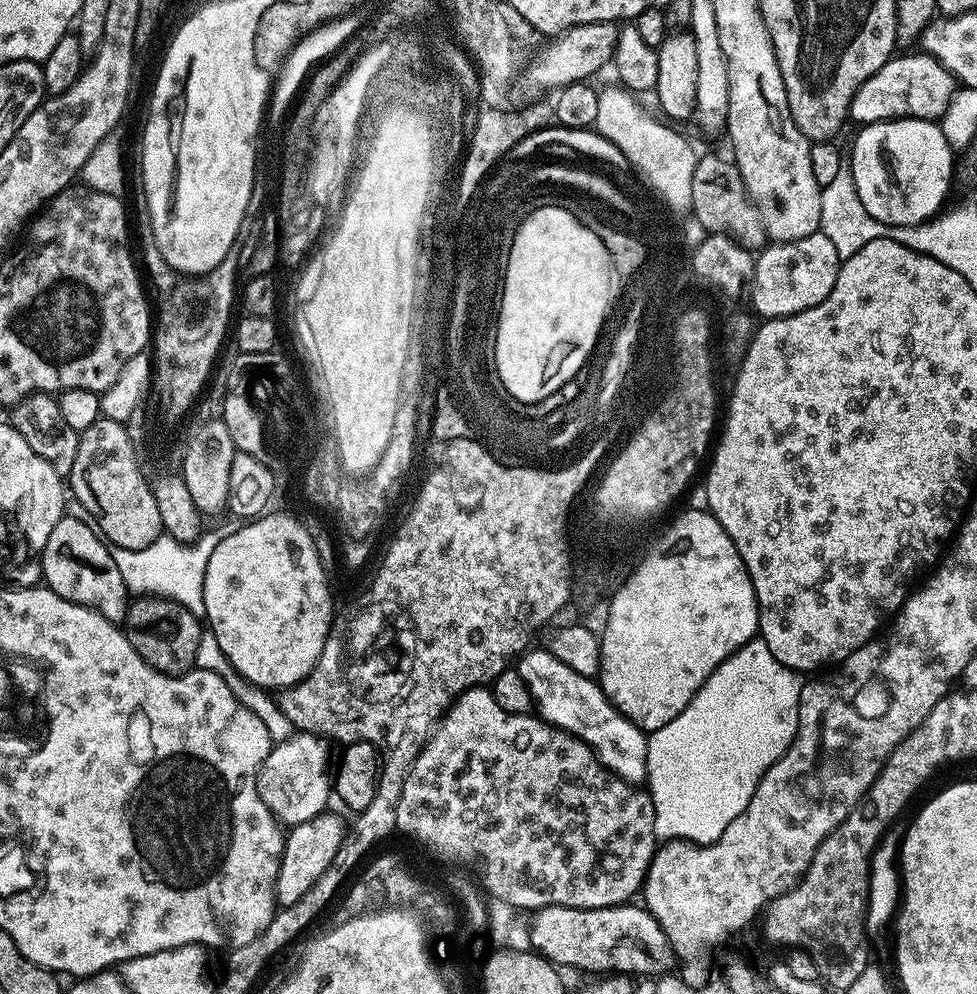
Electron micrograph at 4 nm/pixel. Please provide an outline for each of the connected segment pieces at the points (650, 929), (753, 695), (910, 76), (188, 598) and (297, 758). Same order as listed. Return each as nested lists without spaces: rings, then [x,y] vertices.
[[[636,902],[626,904],[615,904],[609,908],[571,908],[570,906],[550,906],[549,908],[541,908],[535,913],[536,918],[530,927],[530,944],[535,951],[539,952],[553,964],[557,966],[565,966],[569,964],[572,968],[586,968],[590,972],[604,972],[600,974],[627,974],[632,978],[659,978],[665,974],[672,974],[677,971],[678,959],[676,957],[676,948],[670,942],[670,938],[666,938],[666,930],[662,930],[662,926],[655,920],[648,911],[647,907],[636,905]]]
[[[754,638],[739,648],[733,656],[723,660],[712,671],[710,678],[706,678],[704,685],[694,694],[690,706],[686,706],[686,710],[682,710],[682,714],[678,714],[678,718],[674,718],[674,722],[666,722],[666,726],[662,726],[648,736],[646,791],[652,797],[654,806],[654,834],[657,841],[687,841],[689,844],[701,845],[714,844],[719,840],[720,835],[726,830],[726,826],[730,826],[730,822],[734,822],[734,818],[738,818],[738,814],[742,814],[742,810],[746,810],[746,806],[750,802],[750,798],[754,798],[754,790],[758,790],[758,782],[762,782],[766,770],[770,770],[770,766],[774,766],[774,762],[783,758],[788,752],[789,746],[794,742],[800,725],[801,687],[802,680],[796,671],[793,668],[782,666],[782,662],[778,662],[778,658],[774,658],[774,654],[770,654],[770,646],[766,646],[764,640]]]
[[[900,56],[888,60],[854,94],[850,109],[857,125],[877,124],[883,120],[939,121],[954,91],[954,78],[933,56]]]
[[[205,531],[196,539],[195,544],[183,544],[170,535],[162,534],[142,550],[117,551],[115,557],[118,574],[122,574],[122,582],[126,582],[129,593],[137,597],[165,596],[190,610],[190,614],[197,618],[203,617],[206,610],[206,566],[210,562],[210,554],[214,554],[214,546],[218,546],[221,538],[221,533]]]
[[[308,732],[295,734],[273,747],[272,753],[262,762],[256,776],[256,789],[266,806],[281,825],[301,824],[321,815],[330,800],[330,768],[328,748],[319,736]]]

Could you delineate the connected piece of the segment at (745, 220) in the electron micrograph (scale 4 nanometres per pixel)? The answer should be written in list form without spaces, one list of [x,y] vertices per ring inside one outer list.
[[[712,154],[701,155],[697,159],[691,186],[690,212],[708,234],[725,232],[749,250],[765,247],[766,237],[764,227],[760,224],[760,215],[748,198],[742,174],[731,159],[719,160]]]

